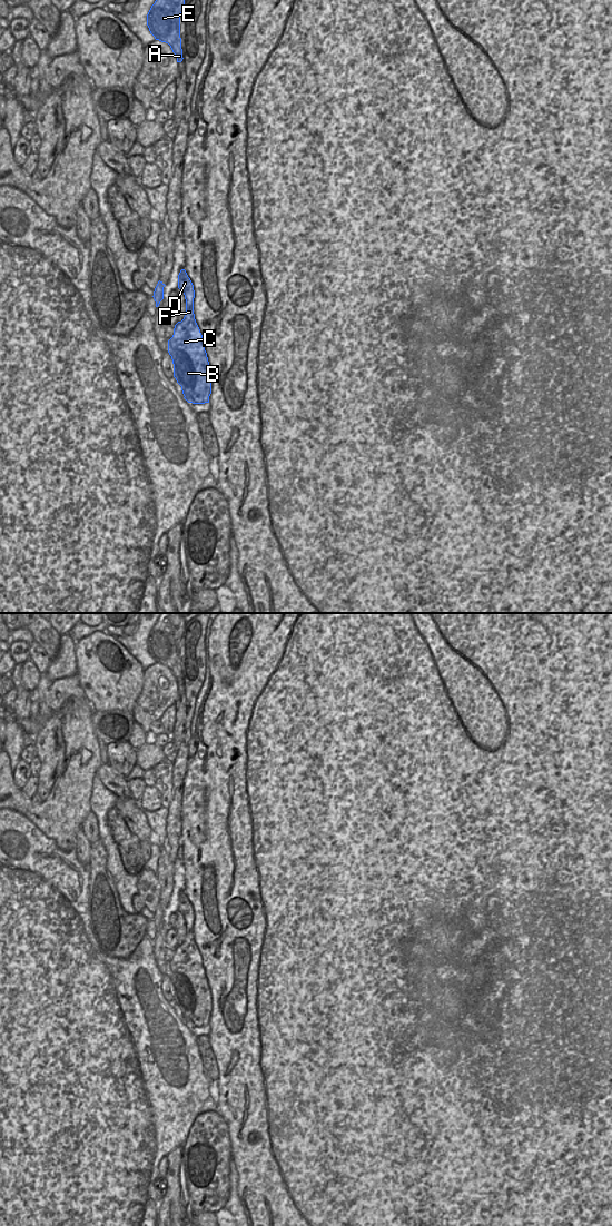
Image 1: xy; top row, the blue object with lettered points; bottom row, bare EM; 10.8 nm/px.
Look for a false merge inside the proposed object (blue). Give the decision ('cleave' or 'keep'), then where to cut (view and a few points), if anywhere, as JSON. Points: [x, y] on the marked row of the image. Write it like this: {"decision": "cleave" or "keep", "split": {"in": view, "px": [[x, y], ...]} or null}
{"decision": "cleave", "split": {"in": "xy", "px": [[168, 345], [180, 349], [194, 366], [195, 387], [191, 402]]}}

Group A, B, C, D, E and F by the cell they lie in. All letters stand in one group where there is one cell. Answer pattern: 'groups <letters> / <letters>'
groups A B E / C D F

